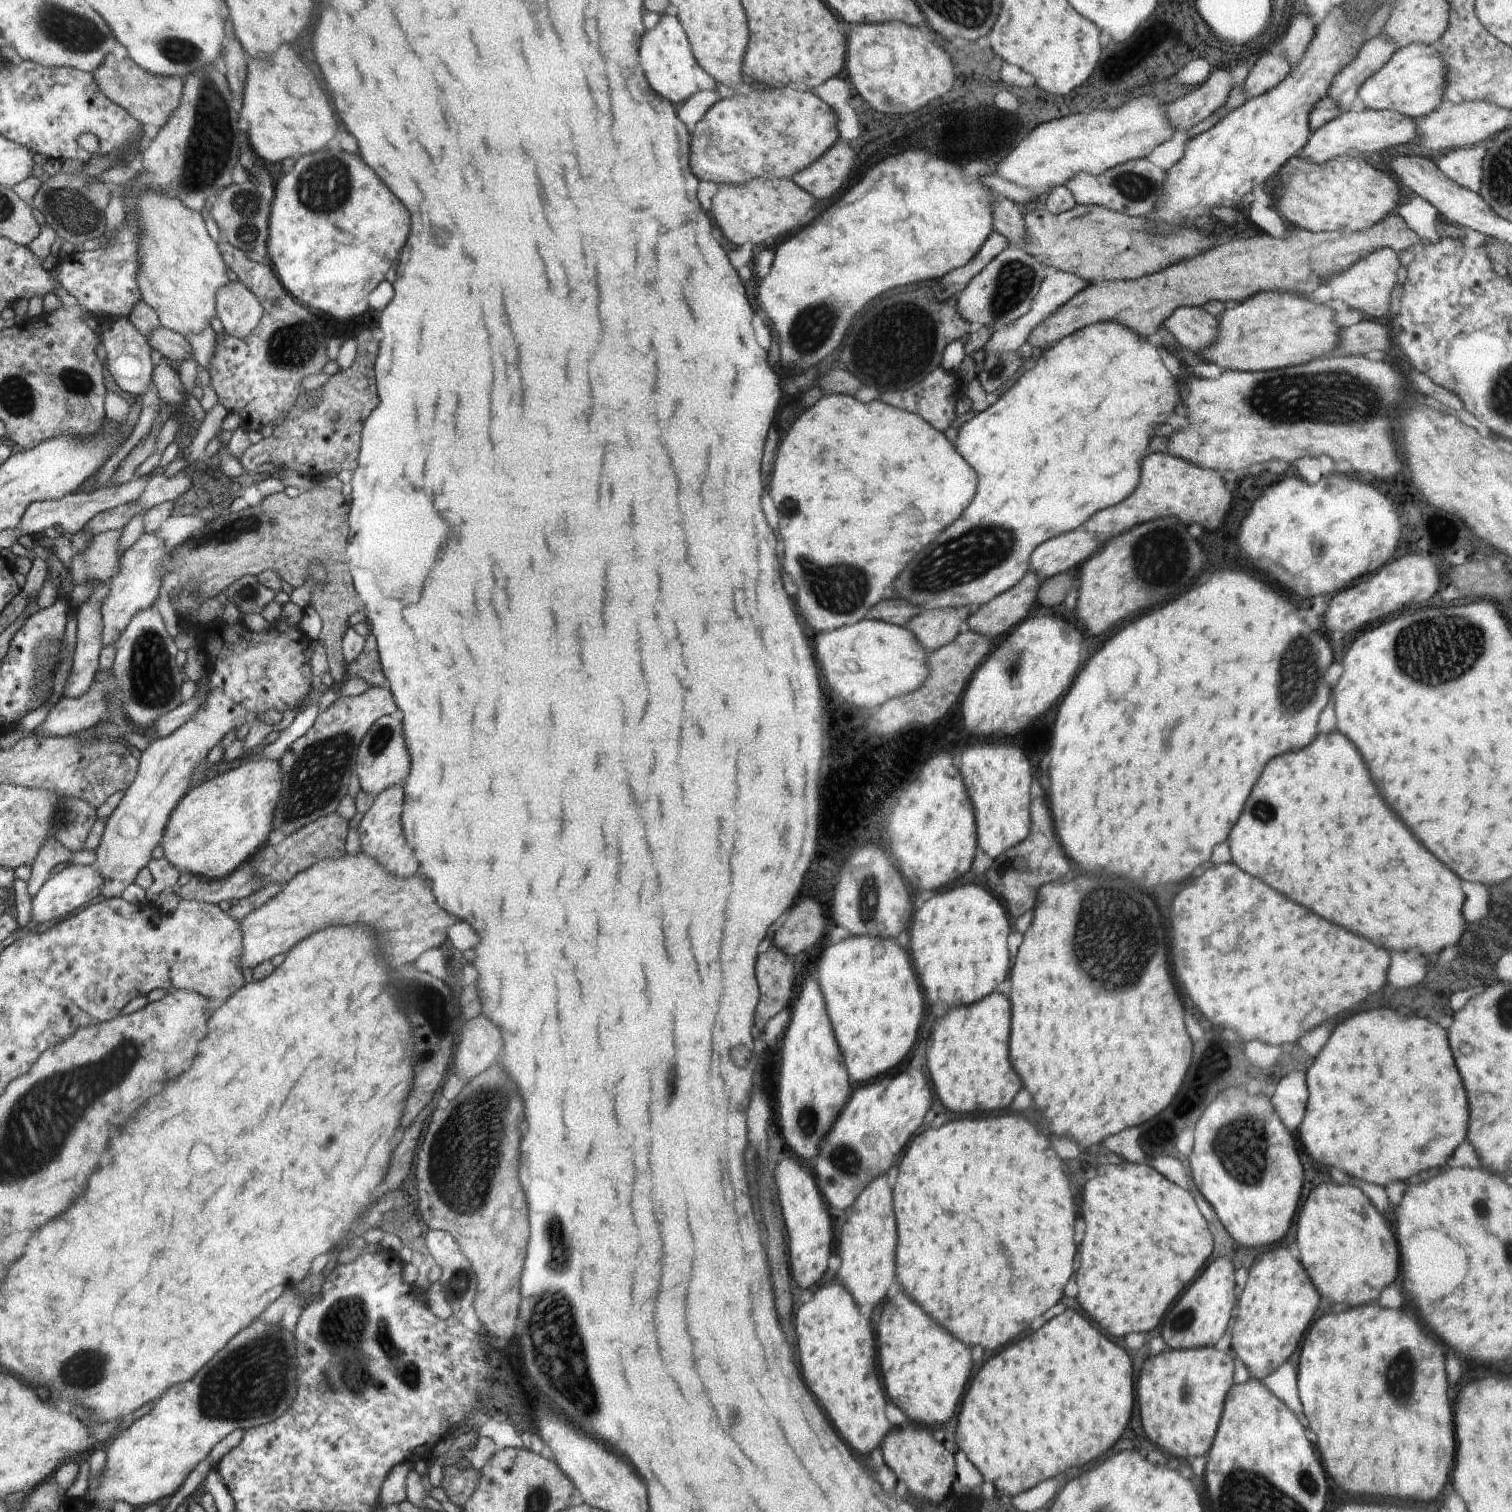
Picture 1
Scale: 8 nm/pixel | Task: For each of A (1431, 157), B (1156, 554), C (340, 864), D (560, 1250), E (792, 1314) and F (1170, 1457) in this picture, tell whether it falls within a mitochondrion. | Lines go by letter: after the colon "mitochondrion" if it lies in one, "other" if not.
A: other
B: mitochondrion
C: other
D: mitochondrion
E: other
F: other

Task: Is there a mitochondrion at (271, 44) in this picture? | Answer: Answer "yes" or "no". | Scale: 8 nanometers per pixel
no

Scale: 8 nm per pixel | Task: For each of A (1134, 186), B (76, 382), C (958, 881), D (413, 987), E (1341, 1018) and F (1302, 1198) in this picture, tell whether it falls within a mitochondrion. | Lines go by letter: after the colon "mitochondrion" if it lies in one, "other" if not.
A: mitochondrion
B: mitochondrion
C: other
D: mitochondrion
E: other
F: other

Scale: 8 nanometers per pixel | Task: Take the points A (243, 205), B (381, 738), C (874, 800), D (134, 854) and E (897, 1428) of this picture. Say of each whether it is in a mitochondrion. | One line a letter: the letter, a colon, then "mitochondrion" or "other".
A: mitochondrion
B: mitochondrion
C: other
D: other
E: other

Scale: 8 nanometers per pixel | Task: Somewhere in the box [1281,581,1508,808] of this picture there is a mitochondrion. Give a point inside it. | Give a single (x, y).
(1436, 650)

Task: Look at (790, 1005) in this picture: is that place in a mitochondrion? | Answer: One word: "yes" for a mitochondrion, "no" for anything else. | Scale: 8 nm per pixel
no

